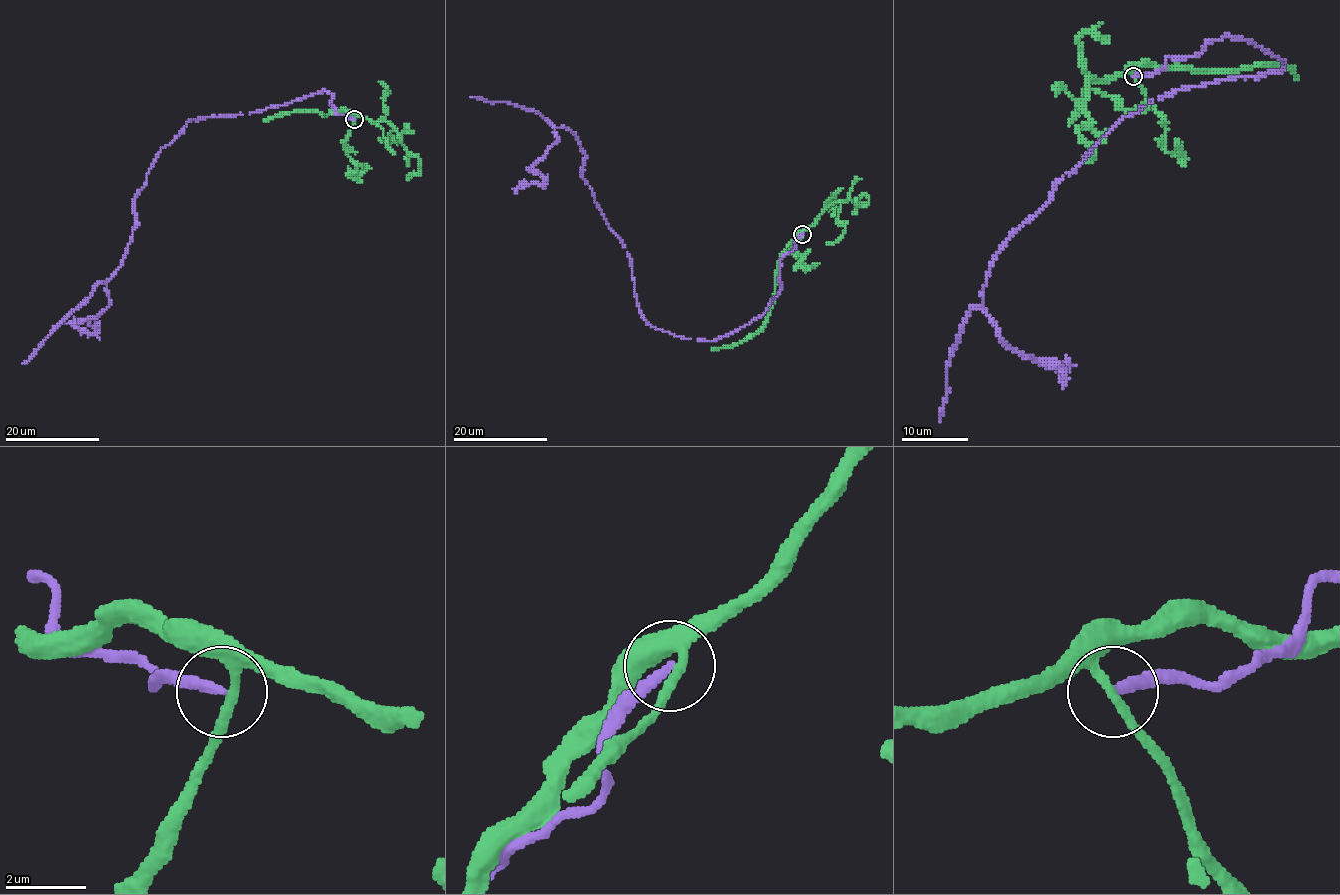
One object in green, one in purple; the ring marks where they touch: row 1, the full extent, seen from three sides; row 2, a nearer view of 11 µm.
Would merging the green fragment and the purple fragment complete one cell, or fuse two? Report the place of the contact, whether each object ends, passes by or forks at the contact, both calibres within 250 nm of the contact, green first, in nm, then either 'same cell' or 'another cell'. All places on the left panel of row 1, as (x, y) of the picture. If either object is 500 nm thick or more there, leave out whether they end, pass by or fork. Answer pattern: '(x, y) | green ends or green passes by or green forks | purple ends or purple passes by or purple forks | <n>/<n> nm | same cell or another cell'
(354, 119) | green passes by | purple ends | 220/260 nm | another cell

